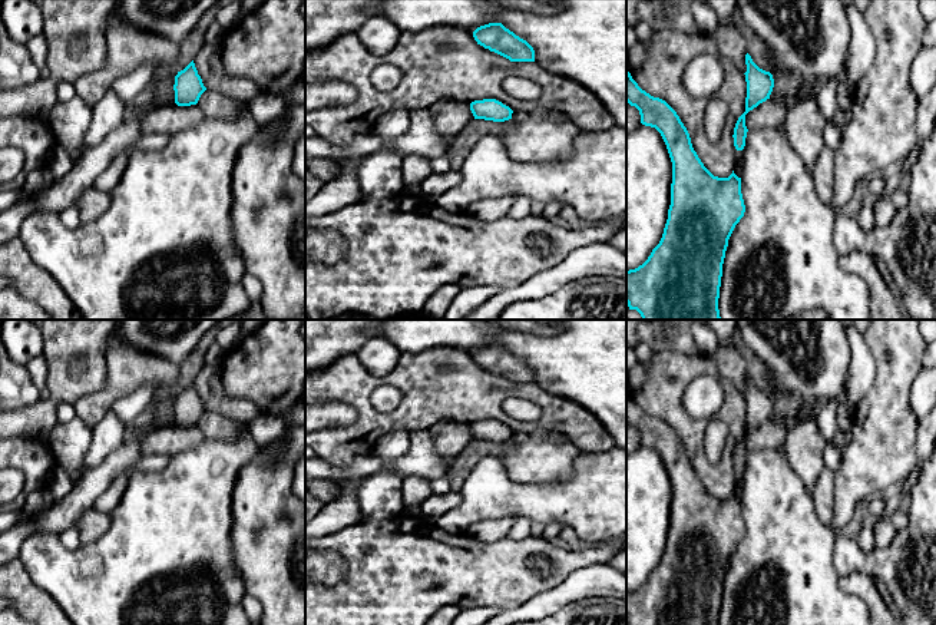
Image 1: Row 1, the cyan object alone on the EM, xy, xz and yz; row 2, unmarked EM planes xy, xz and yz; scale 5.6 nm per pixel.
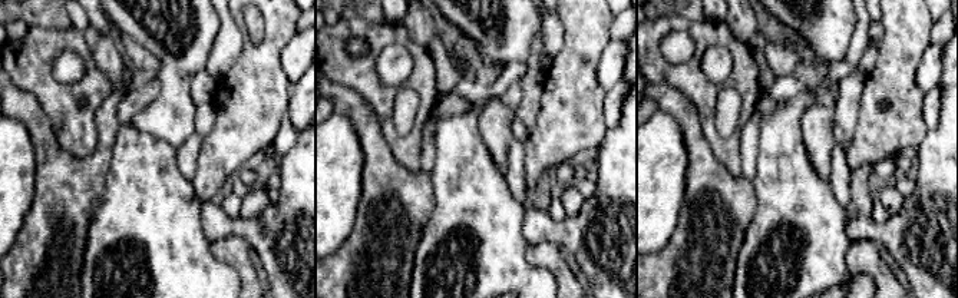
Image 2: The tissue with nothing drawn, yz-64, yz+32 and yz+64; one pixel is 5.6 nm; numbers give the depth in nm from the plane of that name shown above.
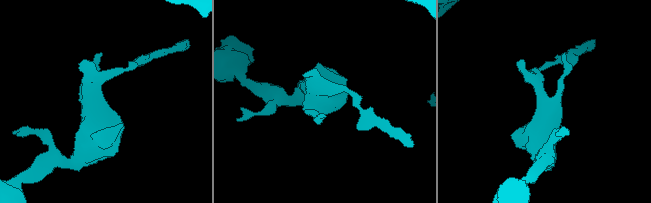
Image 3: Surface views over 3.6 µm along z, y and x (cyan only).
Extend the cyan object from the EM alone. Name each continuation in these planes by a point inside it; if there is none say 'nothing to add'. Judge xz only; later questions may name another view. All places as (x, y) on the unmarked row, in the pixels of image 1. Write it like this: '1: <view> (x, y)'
nothing to add

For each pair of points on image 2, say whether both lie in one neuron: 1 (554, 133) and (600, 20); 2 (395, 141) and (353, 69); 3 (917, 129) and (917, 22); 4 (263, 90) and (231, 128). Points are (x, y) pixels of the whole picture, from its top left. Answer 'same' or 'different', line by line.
1: same
2: same
3: same
4: same

